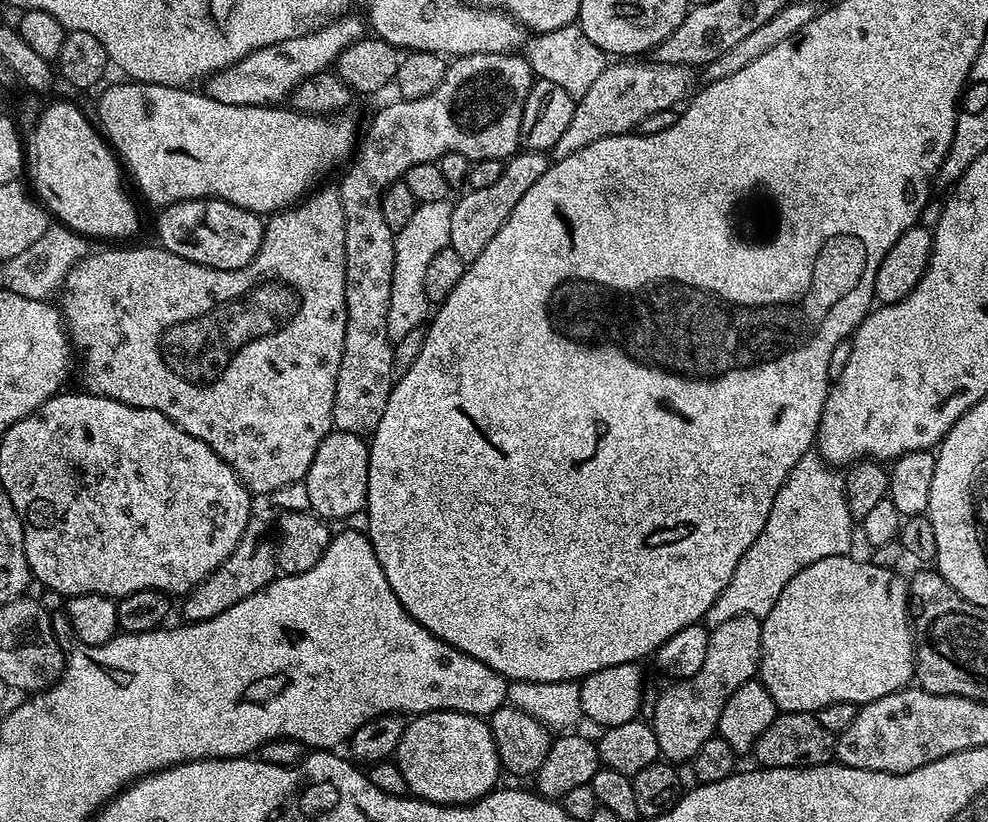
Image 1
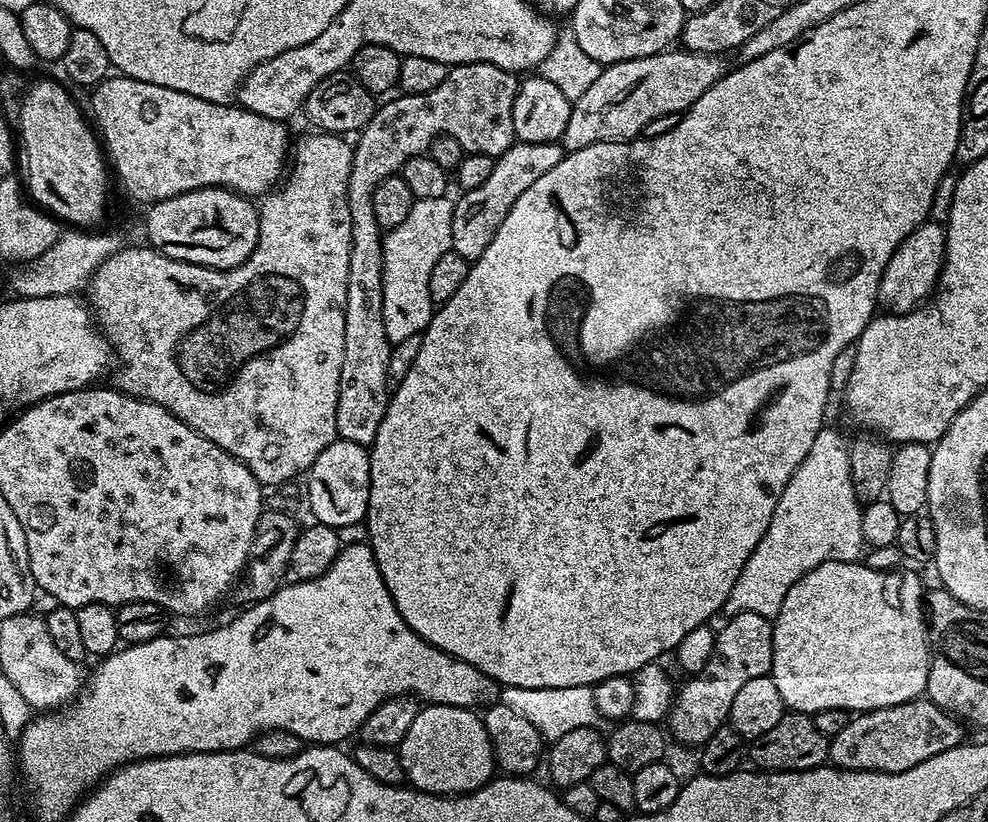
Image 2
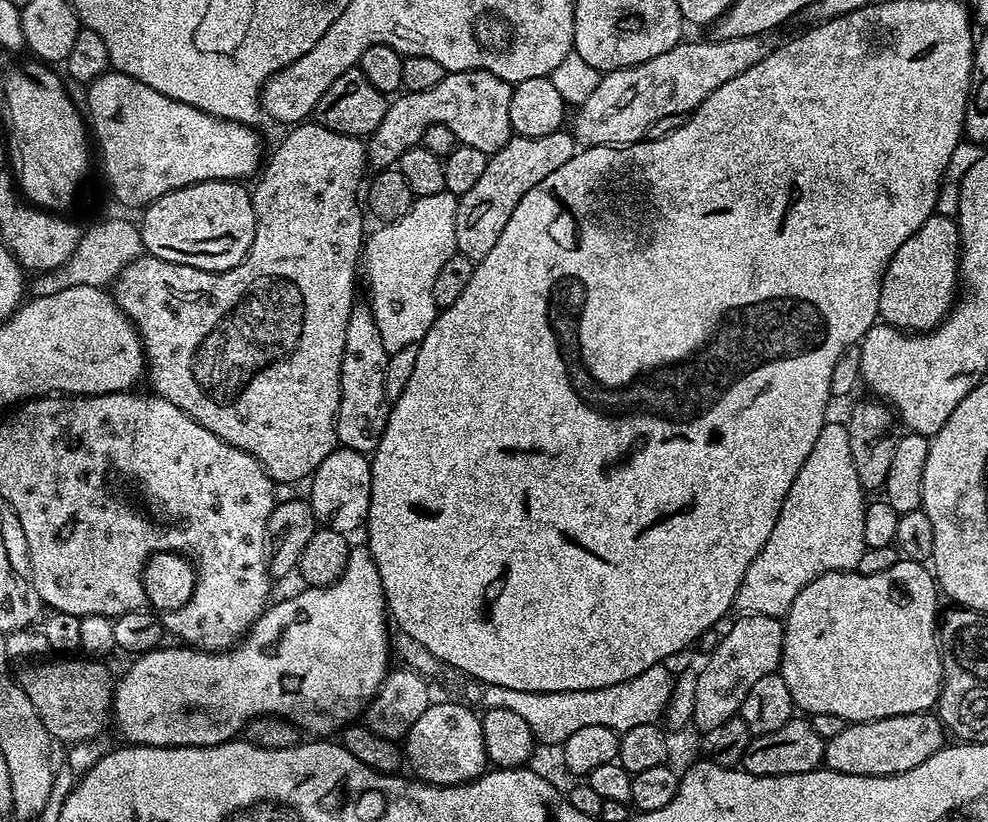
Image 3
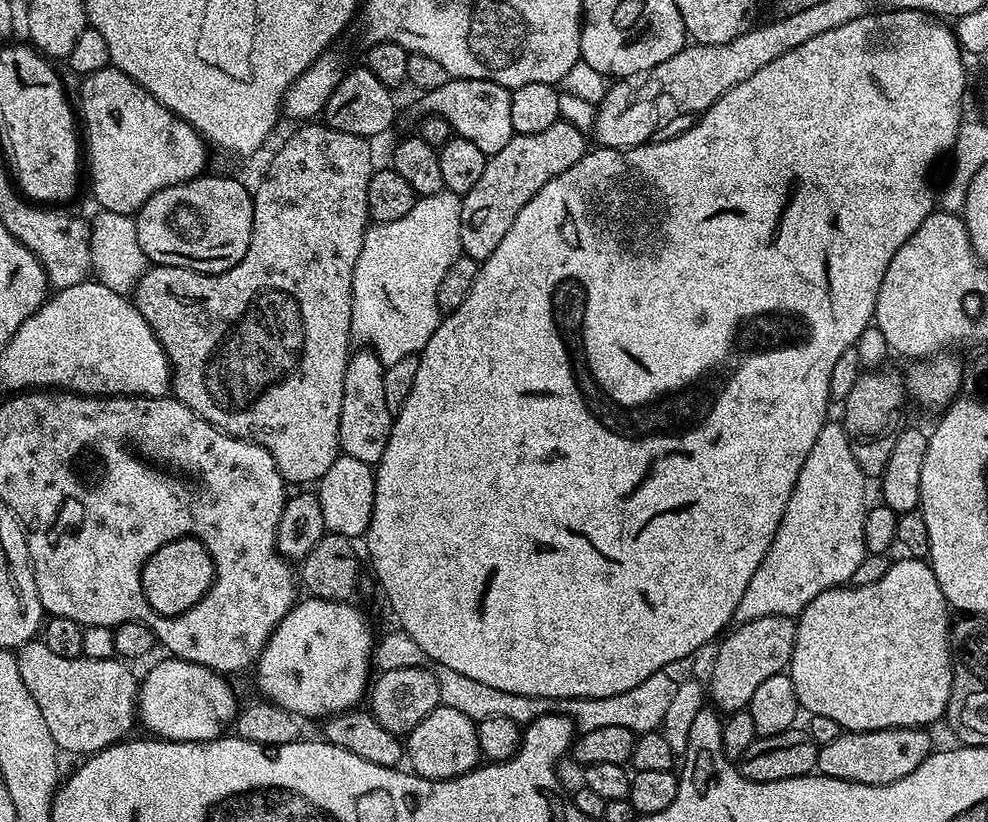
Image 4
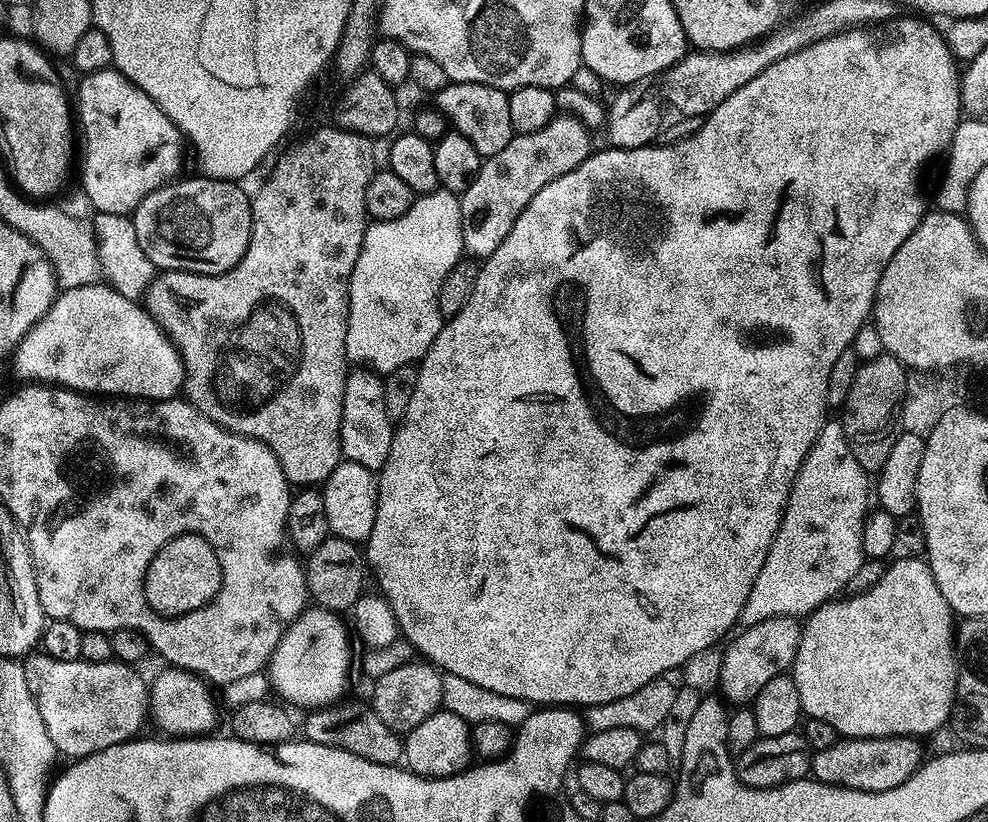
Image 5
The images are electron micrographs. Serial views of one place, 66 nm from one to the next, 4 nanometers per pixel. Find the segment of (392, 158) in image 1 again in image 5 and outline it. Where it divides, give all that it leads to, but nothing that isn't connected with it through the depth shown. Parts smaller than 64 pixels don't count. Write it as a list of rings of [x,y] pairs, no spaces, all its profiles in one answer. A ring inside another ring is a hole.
[[[462,82],[461,84],[448,83],[442,91],[435,93],[435,107],[439,108],[448,117],[448,123],[455,131],[461,132],[472,143],[474,150],[482,158],[498,154],[506,142],[513,138],[512,123],[510,122],[510,102],[508,92],[503,88]],[[371,370],[349,371],[342,394],[341,457],[358,462],[358,466],[366,466],[366,470],[379,473],[390,454],[393,431],[394,421],[386,414],[383,379]]]

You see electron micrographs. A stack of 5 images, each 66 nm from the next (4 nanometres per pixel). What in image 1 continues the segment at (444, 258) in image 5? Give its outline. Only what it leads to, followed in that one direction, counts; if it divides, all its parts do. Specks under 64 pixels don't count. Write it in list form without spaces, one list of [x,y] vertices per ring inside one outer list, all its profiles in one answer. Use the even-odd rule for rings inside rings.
[[[448,200],[421,204],[414,210],[414,218],[410,218],[410,222],[406,222],[406,226],[402,226],[402,230],[395,233],[396,249],[390,310],[386,310],[386,330],[393,338],[410,334],[410,330],[421,327],[429,319],[430,302],[426,298],[426,269],[430,267],[430,258],[434,258],[434,254],[448,247],[451,213],[452,204]]]

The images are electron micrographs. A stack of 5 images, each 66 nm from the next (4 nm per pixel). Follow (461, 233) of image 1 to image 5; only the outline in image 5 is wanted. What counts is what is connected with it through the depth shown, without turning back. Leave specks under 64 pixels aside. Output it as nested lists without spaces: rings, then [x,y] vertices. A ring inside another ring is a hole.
[[[557,114],[550,122],[546,122],[546,126],[542,126],[542,130],[513,135],[512,140],[506,142],[506,146],[502,146],[502,150],[498,150],[498,154],[487,157],[480,165],[478,178],[474,178],[474,182],[470,182],[470,186],[465,192],[459,193],[460,209],[462,210],[462,238],[465,249],[476,258],[486,258],[490,254],[494,254],[494,250],[498,250],[498,246],[502,246],[502,242],[506,242],[506,234],[510,234],[514,222],[518,222],[518,214],[522,214],[522,210],[526,210],[530,198],[534,198],[534,194],[538,194],[538,190],[542,190],[542,186],[554,182],[554,178],[562,178],[562,174],[570,174],[570,170],[574,170],[582,162],[586,162],[586,158],[592,155],[594,151],[592,136],[593,133],[577,115]]]

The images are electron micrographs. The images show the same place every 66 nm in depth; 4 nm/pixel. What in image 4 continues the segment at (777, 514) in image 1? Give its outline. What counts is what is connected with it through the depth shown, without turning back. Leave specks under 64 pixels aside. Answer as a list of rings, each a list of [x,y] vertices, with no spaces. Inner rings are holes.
[[[825,422],[822,430],[818,430],[814,447],[810,450],[810,454],[806,454],[802,470],[798,470],[798,482],[794,482],[794,490],[790,494],[790,502],[786,502],[782,522],[774,534],[774,542],[770,542],[766,558],[762,558],[758,570],[754,570],[754,578],[750,578],[750,586],[746,586],[742,602],[738,602],[738,610],[734,617],[737,625],[767,616],[799,617],[800,611],[814,598],[818,598],[818,594],[847,585],[852,579],[854,570],[862,566],[866,555],[864,551],[866,477],[858,466],[854,454],[850,454],[850,438],[843,423],[832,423]]]

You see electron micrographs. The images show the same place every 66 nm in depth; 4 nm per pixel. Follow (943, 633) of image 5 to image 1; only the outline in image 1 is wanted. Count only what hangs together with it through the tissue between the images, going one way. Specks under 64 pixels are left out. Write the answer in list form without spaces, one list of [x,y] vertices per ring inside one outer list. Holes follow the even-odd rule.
[[[855,555],[822,558],[822,562],[814,562],[814,566],[806,566],[790,582],[786,582],[786,590],[778,594],[778,602],[774,602],[774,610],[762,617],[762,646],[760,647],[760,683],[770,690],[770,698],[774,698],[780,712],[811,712],[820,711],[822,706],[830,706],[834,702],[851,702],[863,706],[882,698],[886,694],[894,694],[900,688],[907,688],[913,683],[916,670],[916,649],[914,647],[914,628],[910,623],[910,601],[908,599],[908,580],[900,577],[899,571],[883,568],[867,559],[855,560]]]

